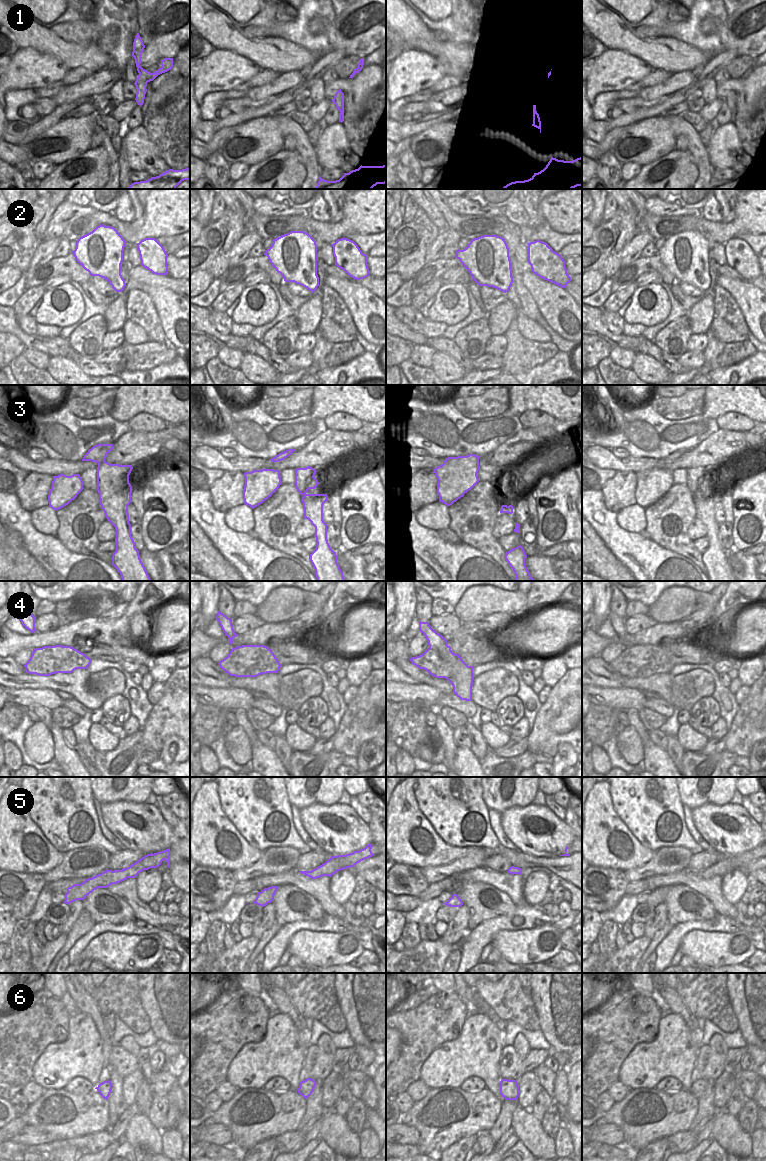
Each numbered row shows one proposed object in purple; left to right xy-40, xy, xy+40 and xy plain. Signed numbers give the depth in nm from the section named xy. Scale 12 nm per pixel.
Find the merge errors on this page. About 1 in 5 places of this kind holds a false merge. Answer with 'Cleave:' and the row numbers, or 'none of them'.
Cleave: 4

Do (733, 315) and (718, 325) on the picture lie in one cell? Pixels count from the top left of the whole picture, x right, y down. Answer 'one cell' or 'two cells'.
two cells

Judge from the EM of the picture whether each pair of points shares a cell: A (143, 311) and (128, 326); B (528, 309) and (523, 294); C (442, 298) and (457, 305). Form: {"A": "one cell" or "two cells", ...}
{"A": "two cells", "B": "one cell", "C": "one cell"}

